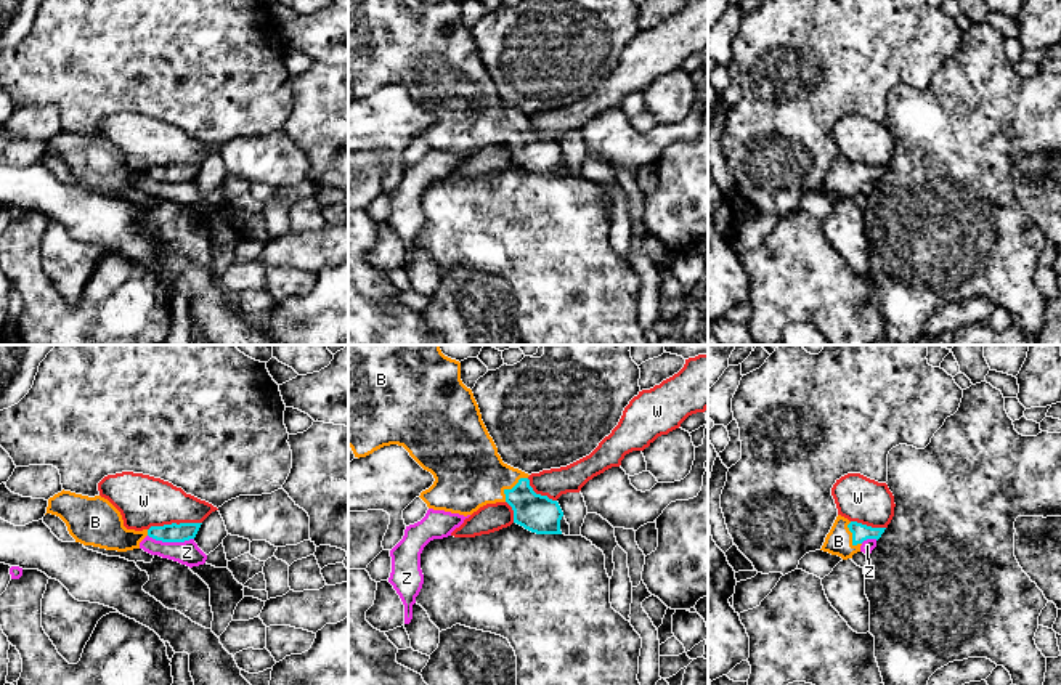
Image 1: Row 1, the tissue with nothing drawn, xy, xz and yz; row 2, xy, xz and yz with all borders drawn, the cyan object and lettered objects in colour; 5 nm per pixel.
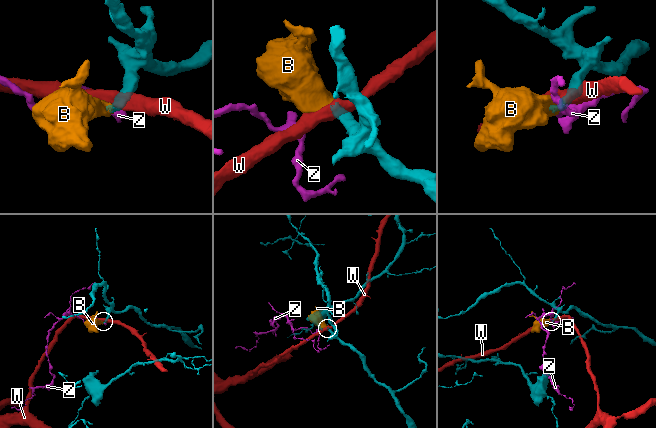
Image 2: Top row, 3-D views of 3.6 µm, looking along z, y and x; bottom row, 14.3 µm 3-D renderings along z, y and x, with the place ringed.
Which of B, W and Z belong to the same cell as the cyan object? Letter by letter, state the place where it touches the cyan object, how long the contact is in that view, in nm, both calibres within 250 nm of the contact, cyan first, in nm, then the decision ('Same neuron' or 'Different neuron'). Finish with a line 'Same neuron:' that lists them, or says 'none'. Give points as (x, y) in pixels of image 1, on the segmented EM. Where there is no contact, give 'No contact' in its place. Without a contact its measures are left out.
B: Touches cyan at xz (512, 488). Shared border 170 nm. Thickness 190 nm (cyan) against 360 nm. Same neuron
W: Touches cyan at xy (174, 523). Shared border 280 nm. Thickness 100 nm (cyan) against 260 nm. Different neuron
Z: Touches cyan at xy (170, 541). Shared border 240 nm. Thickness 100 nm (cyan) against 120 nm. Different neuron
Same neuron: B

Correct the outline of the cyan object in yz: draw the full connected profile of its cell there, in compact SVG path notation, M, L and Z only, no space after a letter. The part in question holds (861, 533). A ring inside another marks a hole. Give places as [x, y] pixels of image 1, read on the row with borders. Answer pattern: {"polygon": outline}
{"polygon": "M838 515L820 550L838 555L843 560L860 552L867 539L880 539L886 528L872 528Z"}

